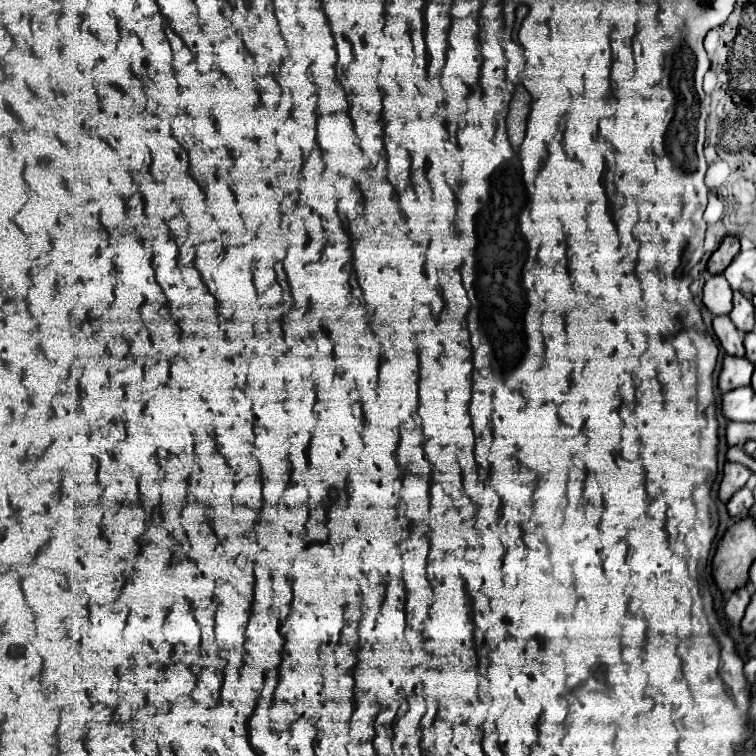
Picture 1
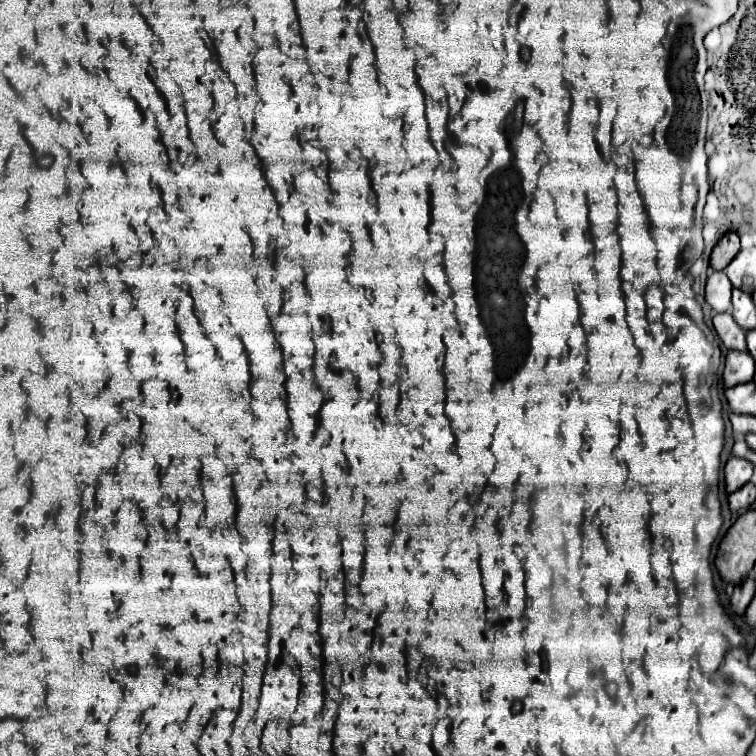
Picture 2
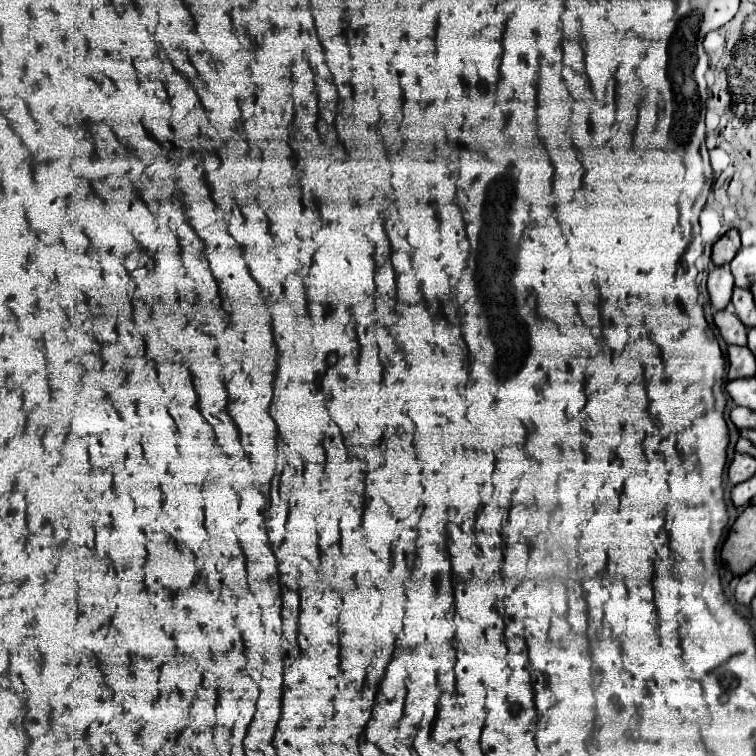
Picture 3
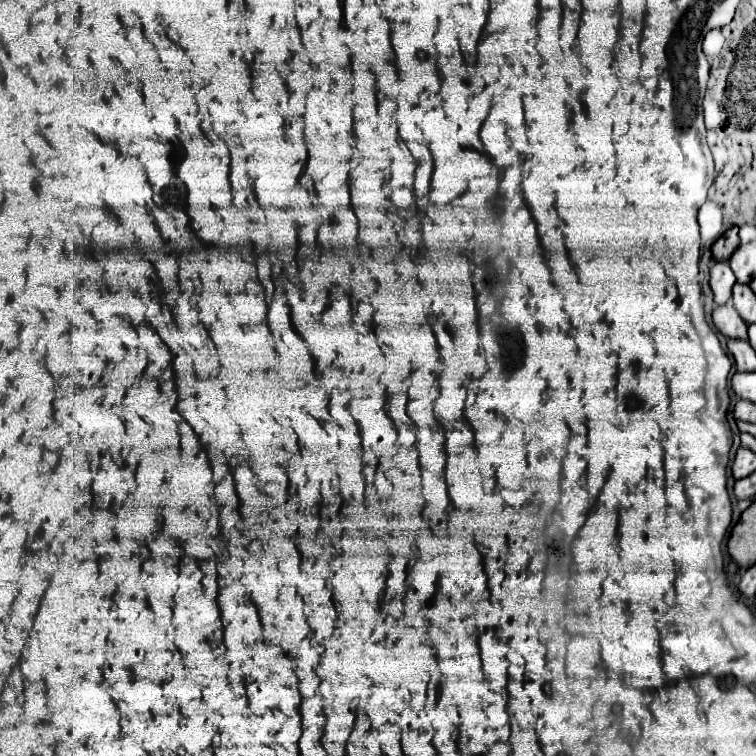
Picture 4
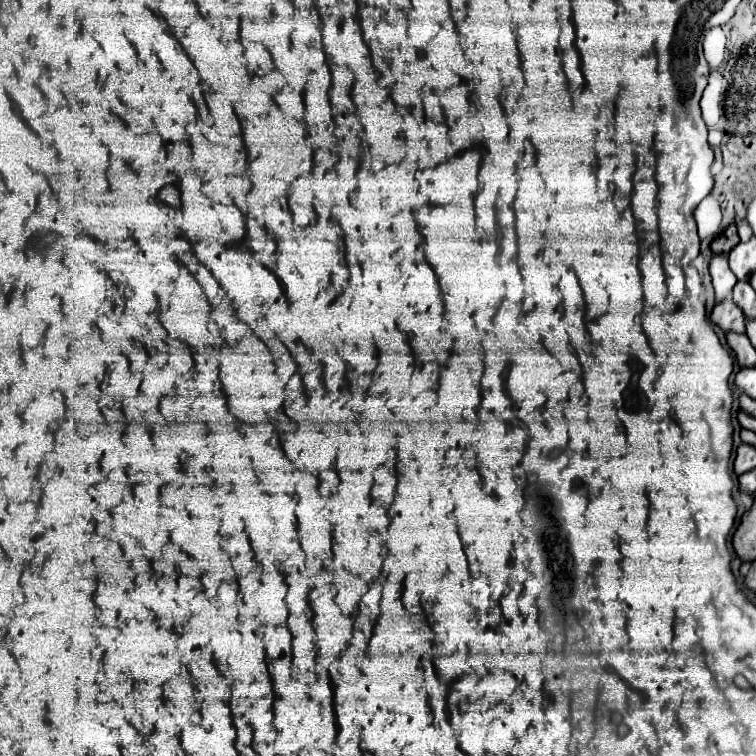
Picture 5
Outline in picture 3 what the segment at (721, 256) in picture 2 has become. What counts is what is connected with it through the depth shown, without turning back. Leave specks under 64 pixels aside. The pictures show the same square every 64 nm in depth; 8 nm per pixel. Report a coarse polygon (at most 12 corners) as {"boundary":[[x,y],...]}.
{"boundary":[[738,230],[726,232],[712,250],[716,266],[728,264],[740,248]]}

